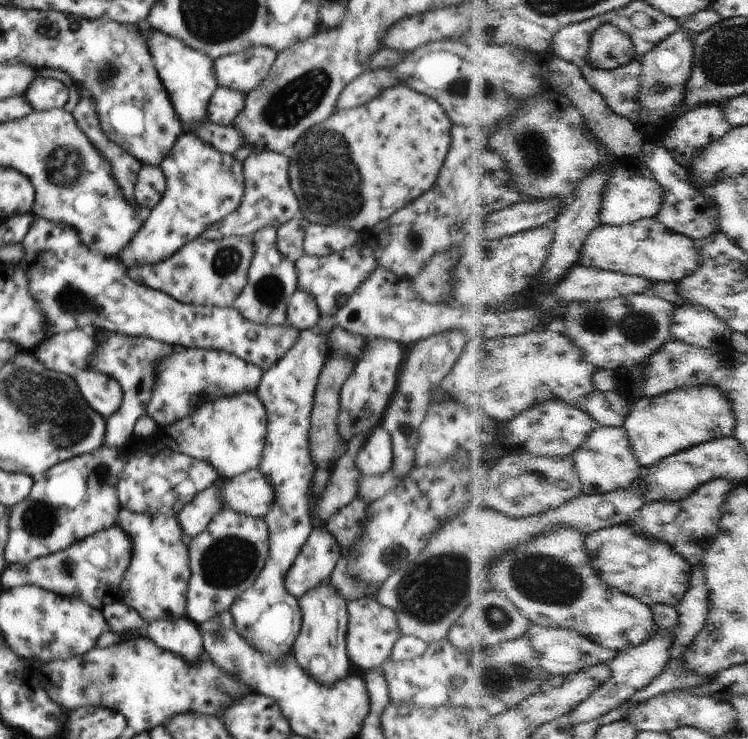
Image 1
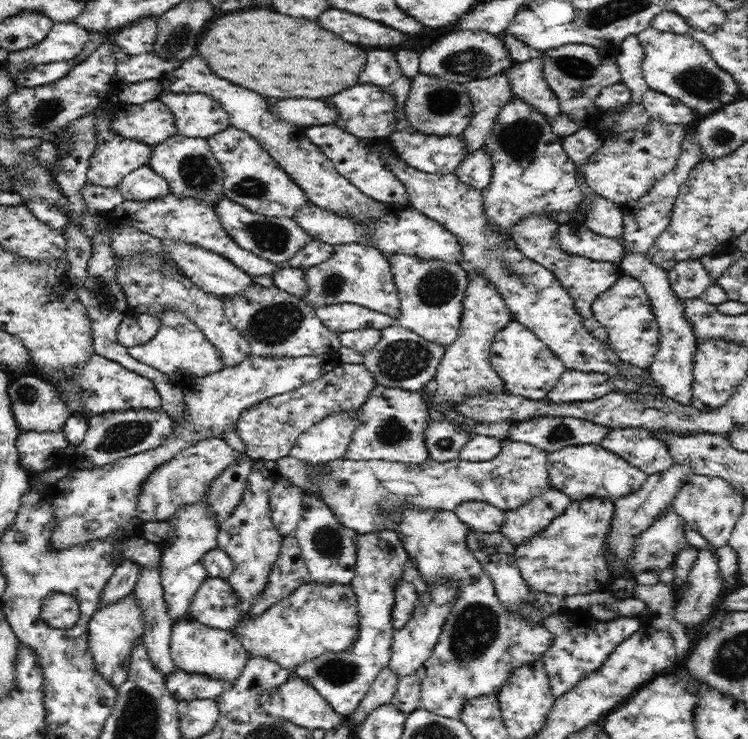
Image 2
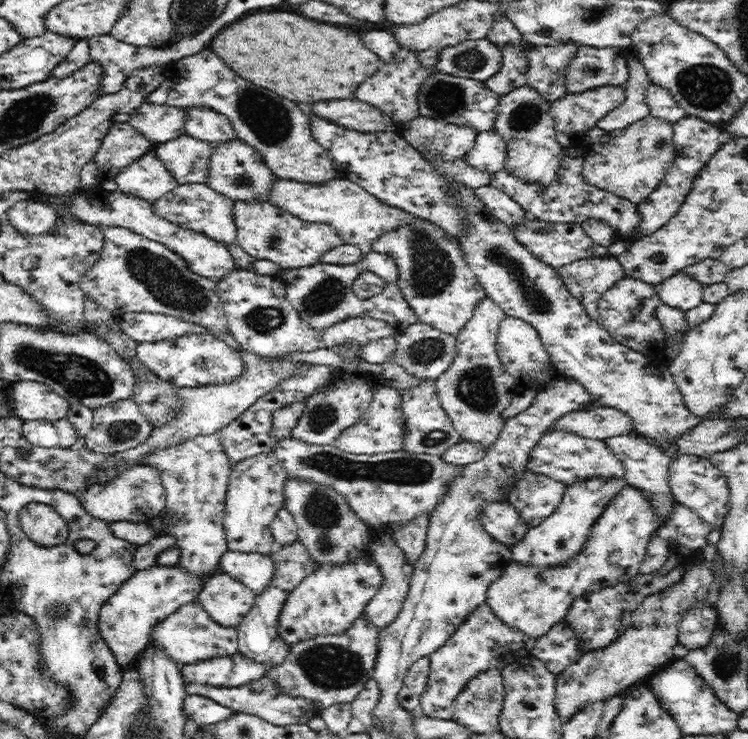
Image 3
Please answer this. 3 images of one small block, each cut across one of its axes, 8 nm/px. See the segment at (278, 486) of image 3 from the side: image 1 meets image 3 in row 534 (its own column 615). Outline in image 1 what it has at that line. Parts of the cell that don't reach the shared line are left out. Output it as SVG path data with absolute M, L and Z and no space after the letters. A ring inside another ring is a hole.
M657 216L622 226L603 224L588 237L581 263L615 273L646 277L652 282L681 282L702 266L703 252L690 236L668 228Z

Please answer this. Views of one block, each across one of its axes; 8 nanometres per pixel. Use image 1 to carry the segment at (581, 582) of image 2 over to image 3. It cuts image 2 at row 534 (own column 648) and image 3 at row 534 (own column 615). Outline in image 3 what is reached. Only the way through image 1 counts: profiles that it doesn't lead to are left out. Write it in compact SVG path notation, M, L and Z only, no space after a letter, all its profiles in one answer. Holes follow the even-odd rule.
M588 476L572 481L565 488L562 502L556 510L538 526L531 527L526 536L512 547L512 557L522 563L536 562L544 565L563 563L580 550L589 535L591 524L607 504L627 484L620 476Z

